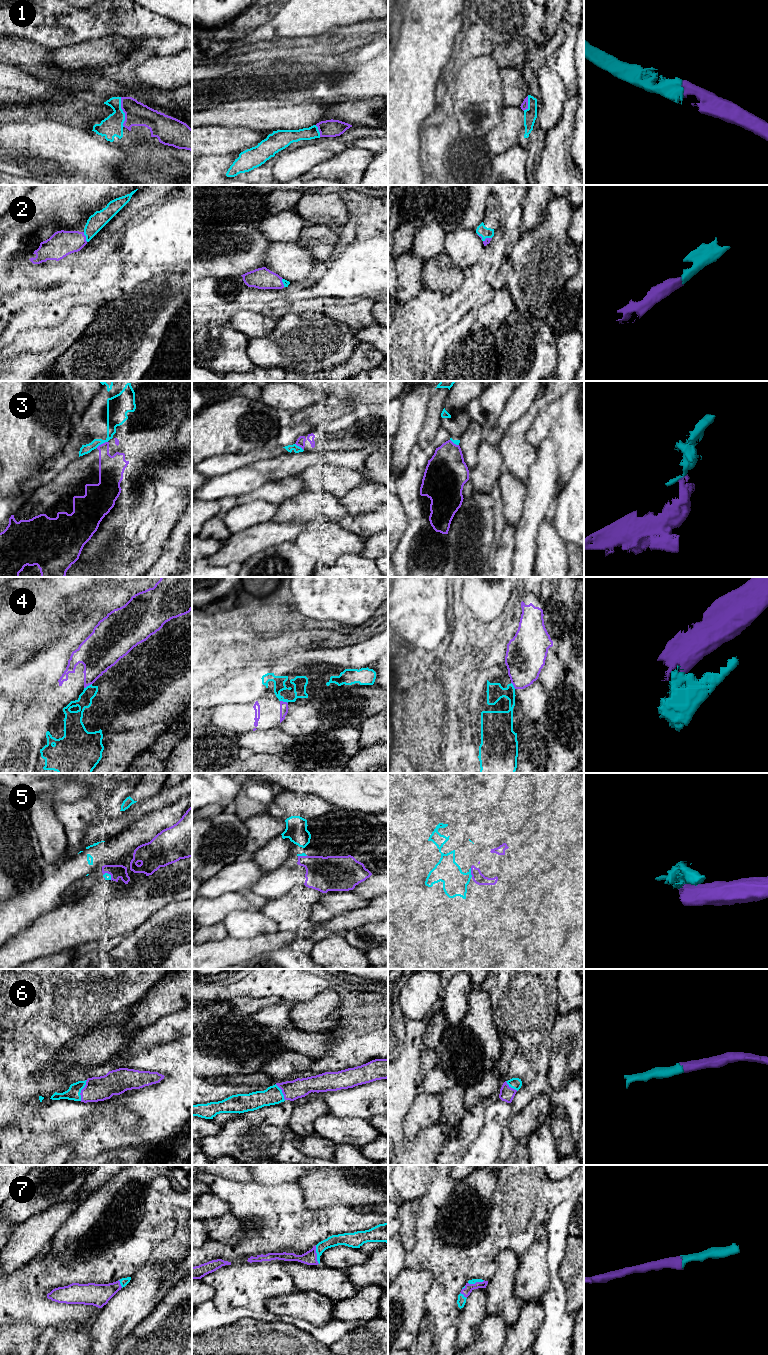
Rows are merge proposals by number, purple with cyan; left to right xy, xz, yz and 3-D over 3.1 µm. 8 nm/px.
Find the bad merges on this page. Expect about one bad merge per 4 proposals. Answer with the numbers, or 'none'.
3, 4, 5

